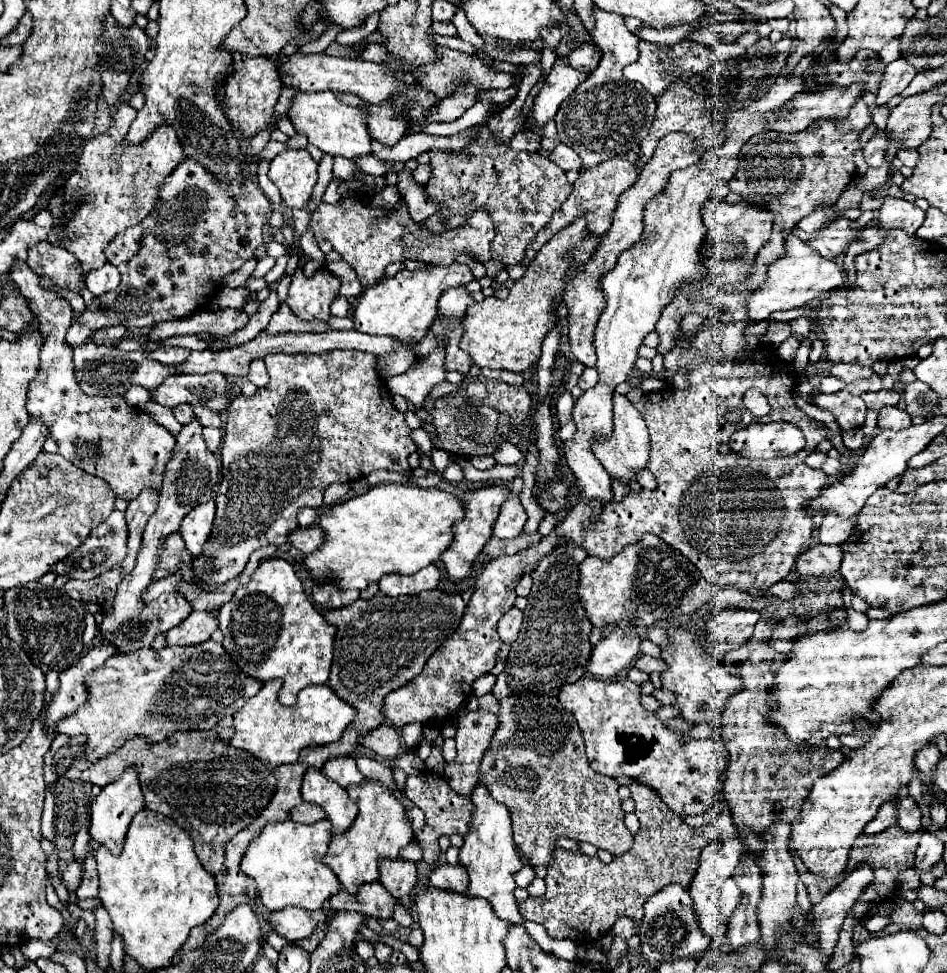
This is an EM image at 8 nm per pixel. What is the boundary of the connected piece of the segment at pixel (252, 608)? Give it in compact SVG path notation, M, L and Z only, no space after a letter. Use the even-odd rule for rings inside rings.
M267 558L261 560L257 570L251 574L251 580L245 588L239 588L233 598L221 606L219 610L219 630L223 632L223 646L237 660L239 668L257 678L257 680L273 680L281 678L283 688L279 692L279 702L285 706L293 706L301 688L309 684L325 684L331 670L333 660L333 640L335 628L325 622L319 610L309 602L301 580L297 578L293 566L283 558Z

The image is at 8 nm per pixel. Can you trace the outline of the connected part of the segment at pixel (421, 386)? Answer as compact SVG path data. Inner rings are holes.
M439 342L431 354L417 360L417 366L409 368L401 376L391 376L391 380L387 380L391 394L399 394L407 398L415 408L421 408L431 388L447 380L447 370L443 368L443 352L443 342Z

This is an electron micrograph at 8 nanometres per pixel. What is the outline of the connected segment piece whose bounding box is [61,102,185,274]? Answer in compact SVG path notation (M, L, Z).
M121 104L109 130L87 142L79 158L77 172L73 172L65 184L65 198L83 200L83 204L75 210L75 218L67 222L67 238L61 246L75 254L85 274L107 262L103 250L119 232L135 226L151 212L159 198L159 184L175 170L179 162L185 160L183 148L179 146L179 136L169 124L159 124L157 130L139 144L125 142L125 134L129 132L129 124L135 114L137 110L133 110L131 104Z

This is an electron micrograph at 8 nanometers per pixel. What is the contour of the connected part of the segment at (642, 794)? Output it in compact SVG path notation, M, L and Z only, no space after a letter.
M633 782L629 788L641 824L633 848L615 856L611 864L603 864L599 858L589 858L581 852L557 850L553 864L547 868L547 894L543 898L527 898L519 904L519 912L527 920L547 926L549 936L593 944L613 928L619 916L643 918L643 904L661 888L675 882L683 888L691 886L697 858L709 844L709 824L689 828L679 814L663 804L657 792L639 782Z

